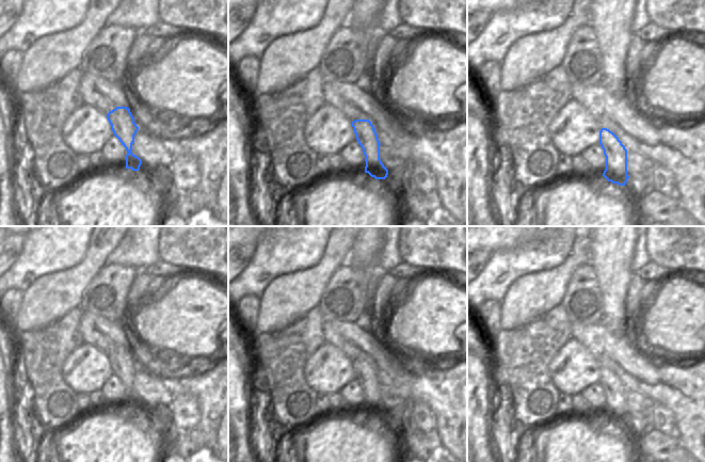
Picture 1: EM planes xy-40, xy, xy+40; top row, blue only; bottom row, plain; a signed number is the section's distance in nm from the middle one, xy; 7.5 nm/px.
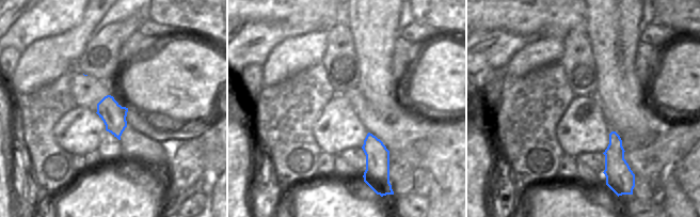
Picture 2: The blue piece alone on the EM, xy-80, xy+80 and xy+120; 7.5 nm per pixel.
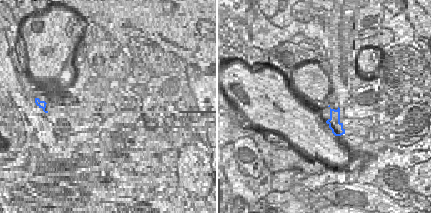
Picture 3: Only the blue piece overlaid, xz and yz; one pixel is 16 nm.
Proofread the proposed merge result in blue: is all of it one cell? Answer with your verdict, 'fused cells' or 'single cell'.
single cell

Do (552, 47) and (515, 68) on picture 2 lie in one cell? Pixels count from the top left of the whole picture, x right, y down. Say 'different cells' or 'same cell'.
same cell

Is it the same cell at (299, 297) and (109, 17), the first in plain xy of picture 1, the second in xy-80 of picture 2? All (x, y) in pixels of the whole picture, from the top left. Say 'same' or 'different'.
different

